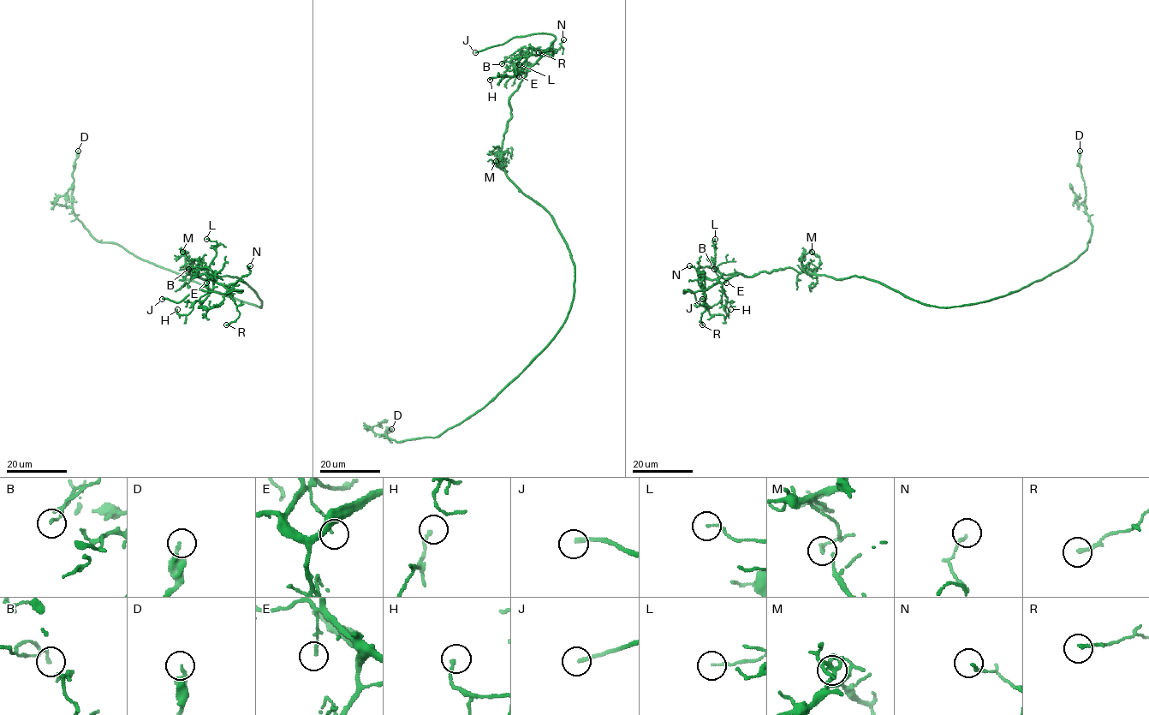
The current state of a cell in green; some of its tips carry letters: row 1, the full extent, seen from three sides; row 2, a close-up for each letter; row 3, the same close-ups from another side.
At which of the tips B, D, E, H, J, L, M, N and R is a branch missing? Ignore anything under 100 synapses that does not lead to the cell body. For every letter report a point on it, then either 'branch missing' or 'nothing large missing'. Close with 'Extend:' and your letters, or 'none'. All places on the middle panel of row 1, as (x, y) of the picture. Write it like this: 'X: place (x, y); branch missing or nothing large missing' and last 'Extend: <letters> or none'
B: place (502, 63); nothing large missing
D: place (391, 429); nothing large missing
E: place (519, 76); nothing large missing
H: place (490, 80); nothing large missing
J: place (475, 52); branch missing
L: place (519, 64); nothing large missing
M: place (496, 161); nothing large missing
N: place (563, 39); nothing large missing
R: place (538, 52); nothing large missing
Extend: J

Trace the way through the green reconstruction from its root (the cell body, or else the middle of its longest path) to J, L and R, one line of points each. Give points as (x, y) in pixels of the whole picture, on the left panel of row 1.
J: (261, 300), (241, 279), (201, 279), (190, 268), (242, 290), (198, 289), (179, 302), (162, 299)
L: (261, 300), (235, 277), (188, 274), (190, 268), (214, 283), (208, 269), (217, 242), (206, 239)
R: (261, 300), (241, 279), (201, 279), (190, 268), (229, 290), (240, 313), (226, 324)

